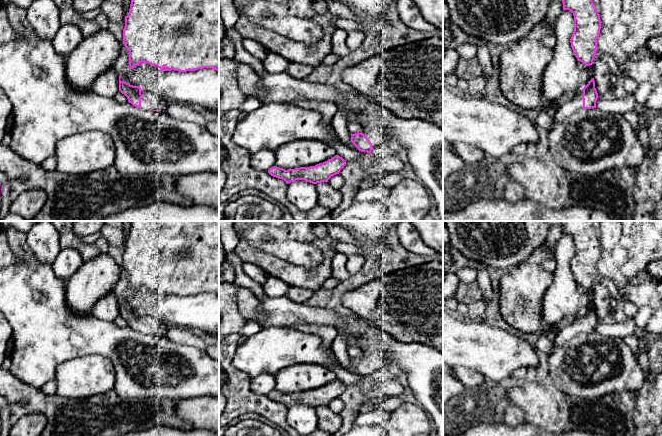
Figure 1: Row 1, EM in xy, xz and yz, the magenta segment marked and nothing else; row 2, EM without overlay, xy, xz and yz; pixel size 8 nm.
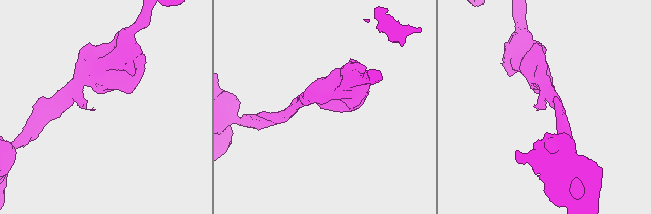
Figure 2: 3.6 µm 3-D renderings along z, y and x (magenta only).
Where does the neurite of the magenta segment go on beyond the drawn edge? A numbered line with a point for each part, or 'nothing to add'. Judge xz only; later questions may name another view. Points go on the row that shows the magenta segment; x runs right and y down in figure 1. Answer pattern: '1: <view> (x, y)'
1: xz (376, 135)

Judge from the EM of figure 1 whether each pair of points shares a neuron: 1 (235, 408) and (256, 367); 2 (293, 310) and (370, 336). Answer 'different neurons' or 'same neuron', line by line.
1: different neurons
2: same neuron

